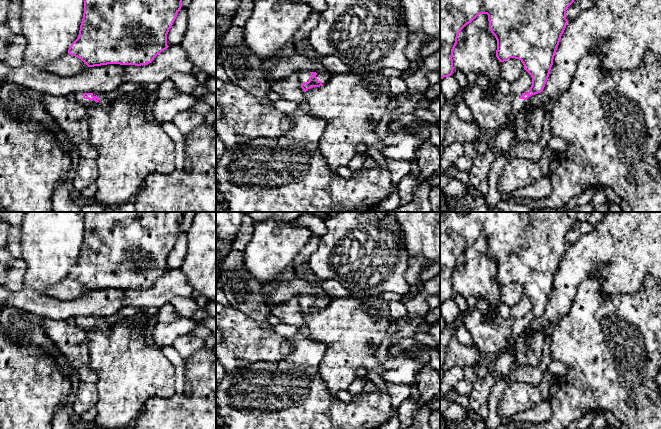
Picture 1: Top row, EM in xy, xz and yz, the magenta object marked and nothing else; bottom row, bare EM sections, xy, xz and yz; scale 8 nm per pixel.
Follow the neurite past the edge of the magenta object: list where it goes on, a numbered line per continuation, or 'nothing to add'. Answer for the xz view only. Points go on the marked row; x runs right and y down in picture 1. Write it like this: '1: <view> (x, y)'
1: xz (303, 76)
2: xz (323, 77)

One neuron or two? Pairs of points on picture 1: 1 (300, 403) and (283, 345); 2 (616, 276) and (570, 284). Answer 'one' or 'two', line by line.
1: two
2: one

